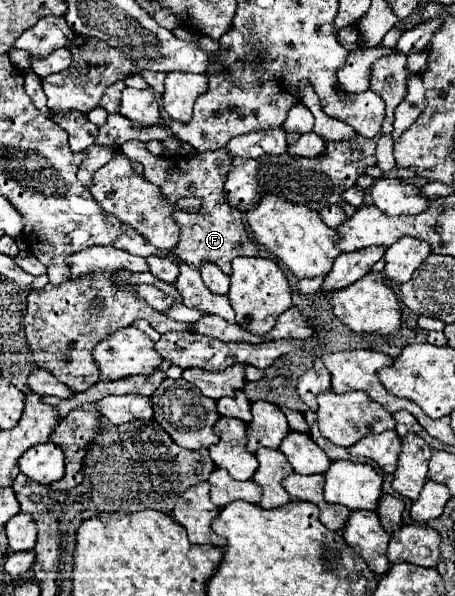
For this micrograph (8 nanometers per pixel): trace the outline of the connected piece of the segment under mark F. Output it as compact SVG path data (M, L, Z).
M128 141L122 147L122 153L132 161L142 163L144 175L150 183L158 185L160 191L172 201L178 203L184 197L202 199L202 207L194 213L190 211L174 211L176 222L182 228L178 245L174 252L192 267L200 267L204 261L218 265L226 275L232 273L230 261L238 255L258 255L258 247L250 241L246 227L242 223L242 213L232 209L224 197L224 179L232 169L232 155L222 147L220 151L196 153L196 155L152 155L146 149L144 141Z

